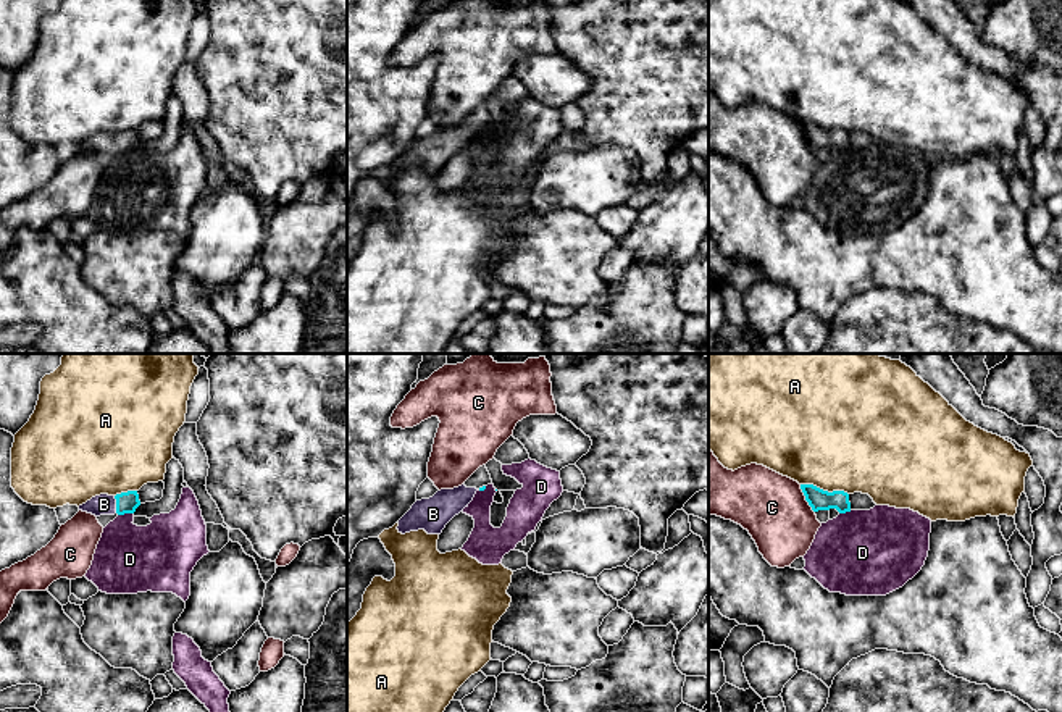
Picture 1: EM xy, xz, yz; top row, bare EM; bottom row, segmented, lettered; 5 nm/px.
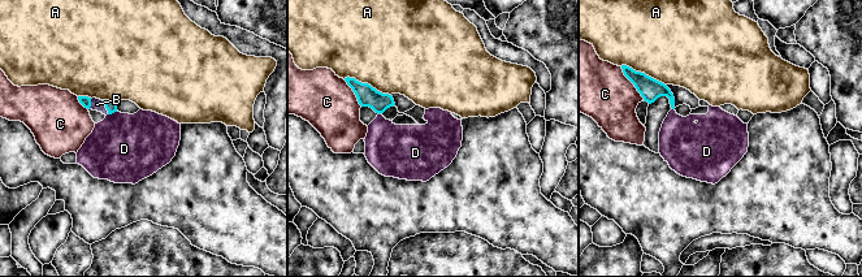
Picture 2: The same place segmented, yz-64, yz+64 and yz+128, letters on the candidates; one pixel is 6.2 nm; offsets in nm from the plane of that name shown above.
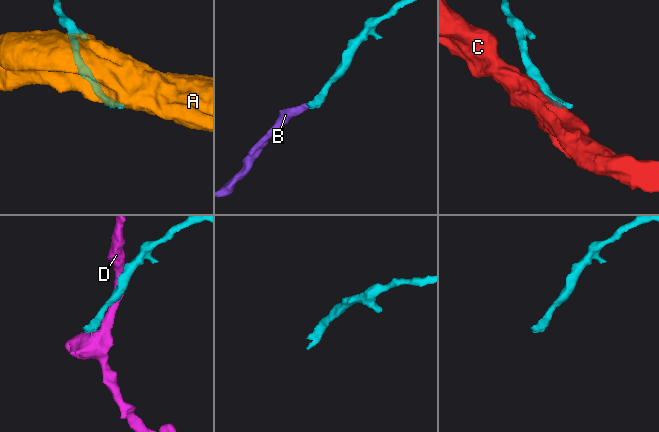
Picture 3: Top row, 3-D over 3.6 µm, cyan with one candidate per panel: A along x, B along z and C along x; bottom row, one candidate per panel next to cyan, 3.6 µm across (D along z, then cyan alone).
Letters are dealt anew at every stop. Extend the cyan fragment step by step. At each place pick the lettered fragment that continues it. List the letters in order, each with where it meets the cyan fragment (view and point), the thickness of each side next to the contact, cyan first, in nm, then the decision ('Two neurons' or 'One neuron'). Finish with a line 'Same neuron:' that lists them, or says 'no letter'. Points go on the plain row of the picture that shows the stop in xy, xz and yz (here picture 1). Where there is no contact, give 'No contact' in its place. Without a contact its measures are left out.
A: Touches cyan at yz (825, 129). Thickness 110 nm (cyan) against 480 nm. Two neurons
B: Touches cyan at xy (117, 142). Thickness 110 nm (cyan) against 110 nm. One neuron
C: Touches cyan at yz (806, 138). Thickness 110 nm (cyan) against 340 nm. Two neurons
D: Touches cyan at xy (125, 150). Thickness 110 nm (cyan) against 340 nm. Two neurons
Same neuron: B

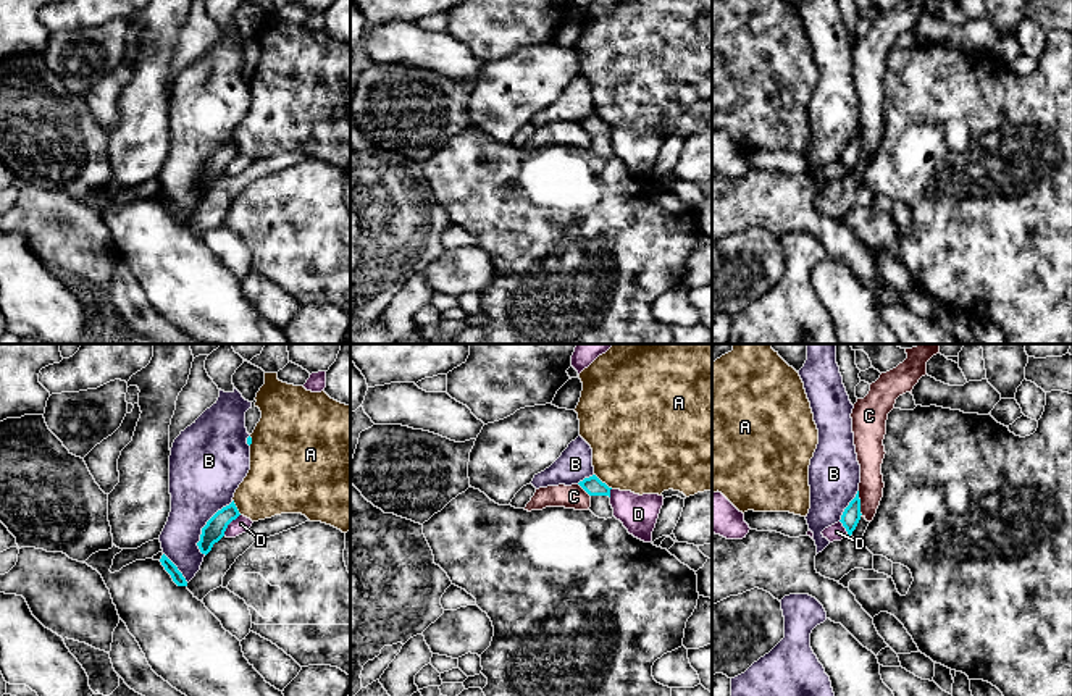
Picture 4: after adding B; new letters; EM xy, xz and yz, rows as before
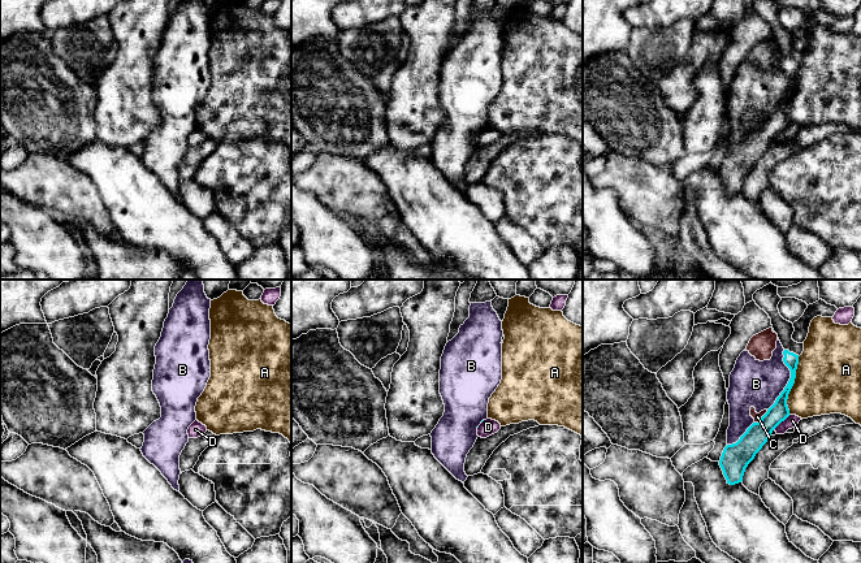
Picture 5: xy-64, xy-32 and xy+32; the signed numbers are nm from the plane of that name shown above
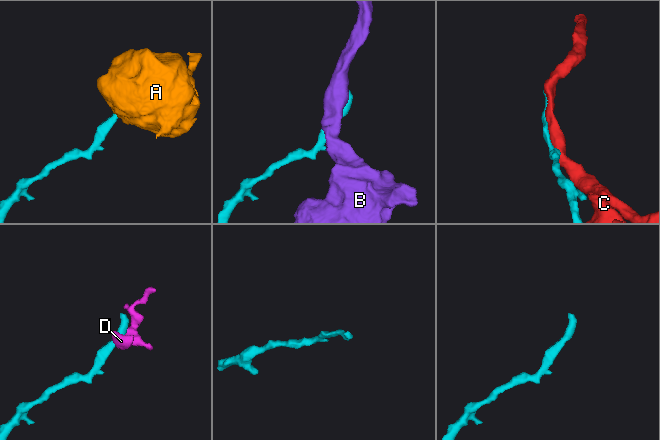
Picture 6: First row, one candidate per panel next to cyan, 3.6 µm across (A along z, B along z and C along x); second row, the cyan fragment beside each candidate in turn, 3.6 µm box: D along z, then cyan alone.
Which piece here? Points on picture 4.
A: Touches cyan at xz (604, 121). Thickness 90 nm (cyan) against 460 nm. Two neurons
B: Touches cyan at xy (205, 163). Thickness 100 nm (cyan) against 360 nm. Two neurons
C: Touches cyan at yz (859, 141). Thickness 90 nm (cyan) against 140 nm. Two neurons
D: Touches cyan at xy (228, 162). Thickness 100 nm (cyan) against 80 nm. Two neurons
Same neuron: no letter

